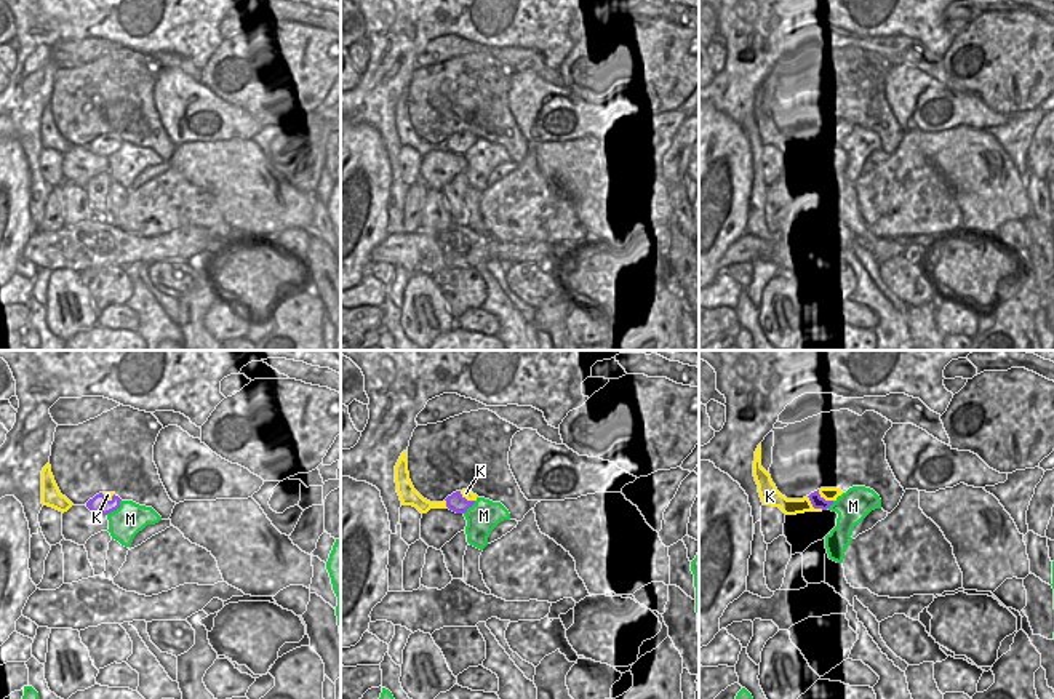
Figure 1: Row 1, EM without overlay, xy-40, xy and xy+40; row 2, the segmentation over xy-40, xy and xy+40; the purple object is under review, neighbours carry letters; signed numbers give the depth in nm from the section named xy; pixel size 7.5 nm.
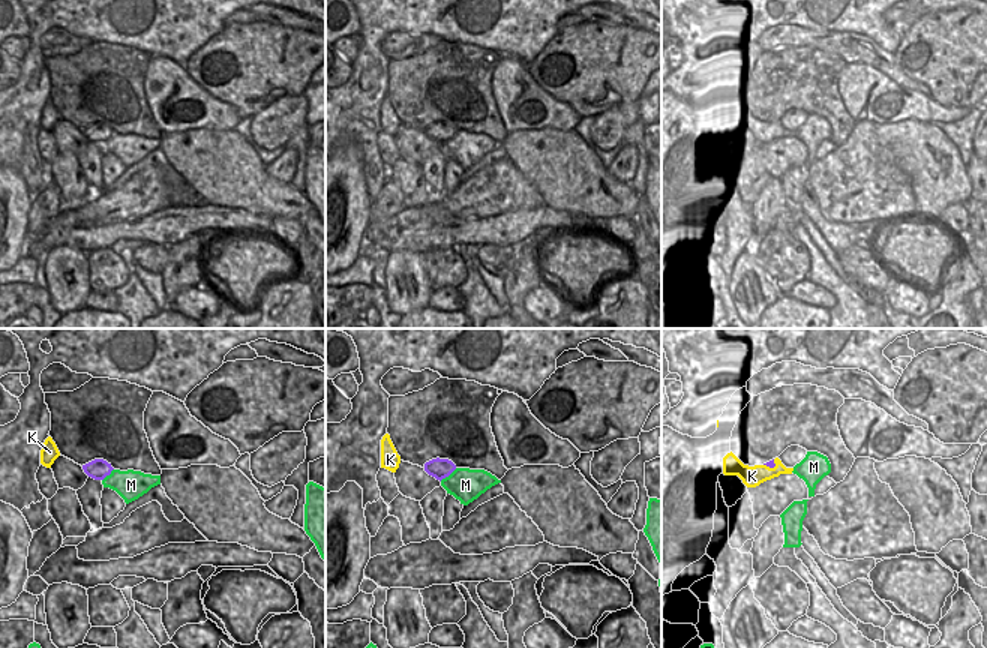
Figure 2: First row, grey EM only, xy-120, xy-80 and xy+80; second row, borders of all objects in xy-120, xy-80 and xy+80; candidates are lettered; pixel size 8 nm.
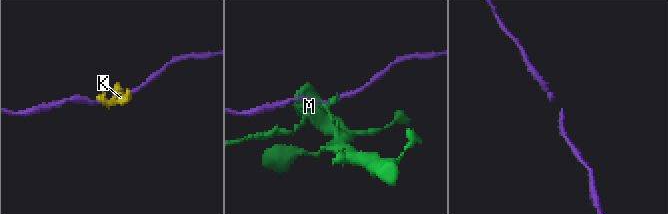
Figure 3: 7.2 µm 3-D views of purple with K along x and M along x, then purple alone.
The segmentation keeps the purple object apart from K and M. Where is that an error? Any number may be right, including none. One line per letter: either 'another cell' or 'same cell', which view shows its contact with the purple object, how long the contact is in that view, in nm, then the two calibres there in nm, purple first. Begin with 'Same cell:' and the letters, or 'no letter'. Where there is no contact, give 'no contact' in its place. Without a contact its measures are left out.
Same cell: no letter
K: another cell; meets purple in xy+40; contact 170 nm long; 100 nm thick on the purple side, 120 nm on the other
M: another cell; meets purple in xy-40; contact 160 nm long; 140 nm thick on the purple side, 240 nm on the other

